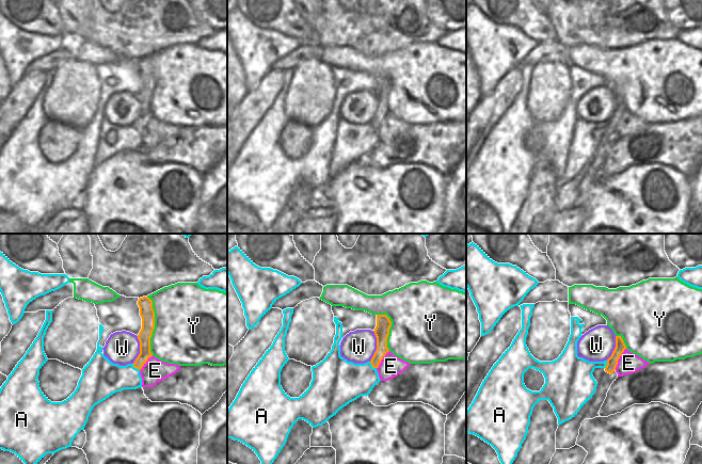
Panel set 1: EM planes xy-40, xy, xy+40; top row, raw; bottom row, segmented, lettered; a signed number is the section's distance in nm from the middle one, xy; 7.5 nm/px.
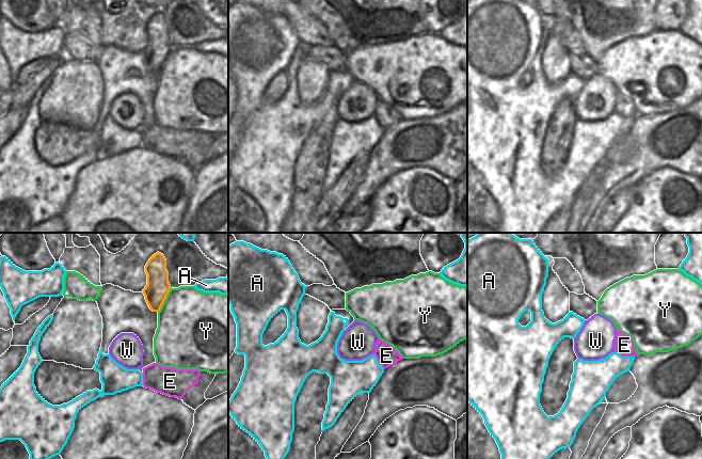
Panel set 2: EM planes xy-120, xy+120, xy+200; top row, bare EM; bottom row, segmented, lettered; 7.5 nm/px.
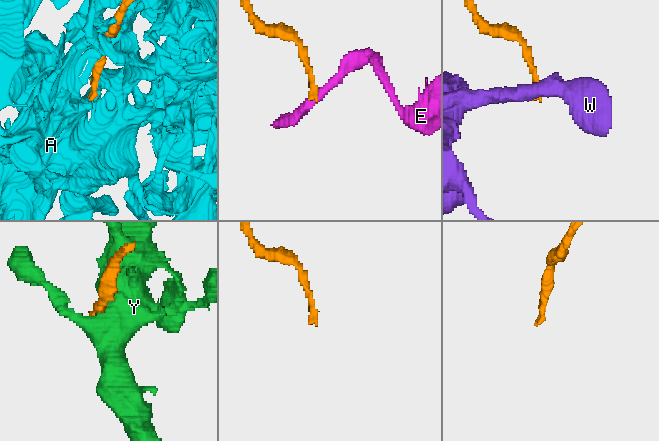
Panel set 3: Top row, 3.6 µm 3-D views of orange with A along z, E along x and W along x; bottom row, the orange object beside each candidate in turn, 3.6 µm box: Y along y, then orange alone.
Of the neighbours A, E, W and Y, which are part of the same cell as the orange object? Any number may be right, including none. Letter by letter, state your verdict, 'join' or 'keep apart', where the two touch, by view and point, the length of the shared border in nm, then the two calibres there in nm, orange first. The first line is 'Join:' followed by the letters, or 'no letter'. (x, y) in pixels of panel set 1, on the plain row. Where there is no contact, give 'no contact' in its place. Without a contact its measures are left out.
Join: no letter
A: keep apart; meets orange in xy-40 at (136, 128); contact 80 nm long; 100 nm thick on the orange side, 260 nm on the other
E: keep apart; meets orange in xy+40 at (619, 118); contact 190 nm long; 80 nm thick on the orange side, 160 nm on the other
W: keep apart; meets orange in xy at (377, 107); contact 240 nm long; 110 nm thick on the orange side, 260 nm on the other
Y: keep apart; meets orange in xy-40 at (154, 86); contact 440 nm long; 110 nm thick on the orange side, 500 nm on the other

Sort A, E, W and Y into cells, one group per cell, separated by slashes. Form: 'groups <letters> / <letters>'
groups A / E / W / Y

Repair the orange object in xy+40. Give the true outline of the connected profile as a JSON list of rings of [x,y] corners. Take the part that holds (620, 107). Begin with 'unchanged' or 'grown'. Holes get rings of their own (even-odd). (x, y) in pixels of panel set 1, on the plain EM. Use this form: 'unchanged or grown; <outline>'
grown; [[[616,97],[616,109],[607,121],[605,129],[595,129],[592,137],[597,144],[594,156],[581,167],[570,181],[558,187],[556,192],[556,210],[570,210],[576,206],[581,183],[585,180],[600,178],[600,171],[607,158],[611,145],[618,139],[616,128],[626,107],[621,97]]]

